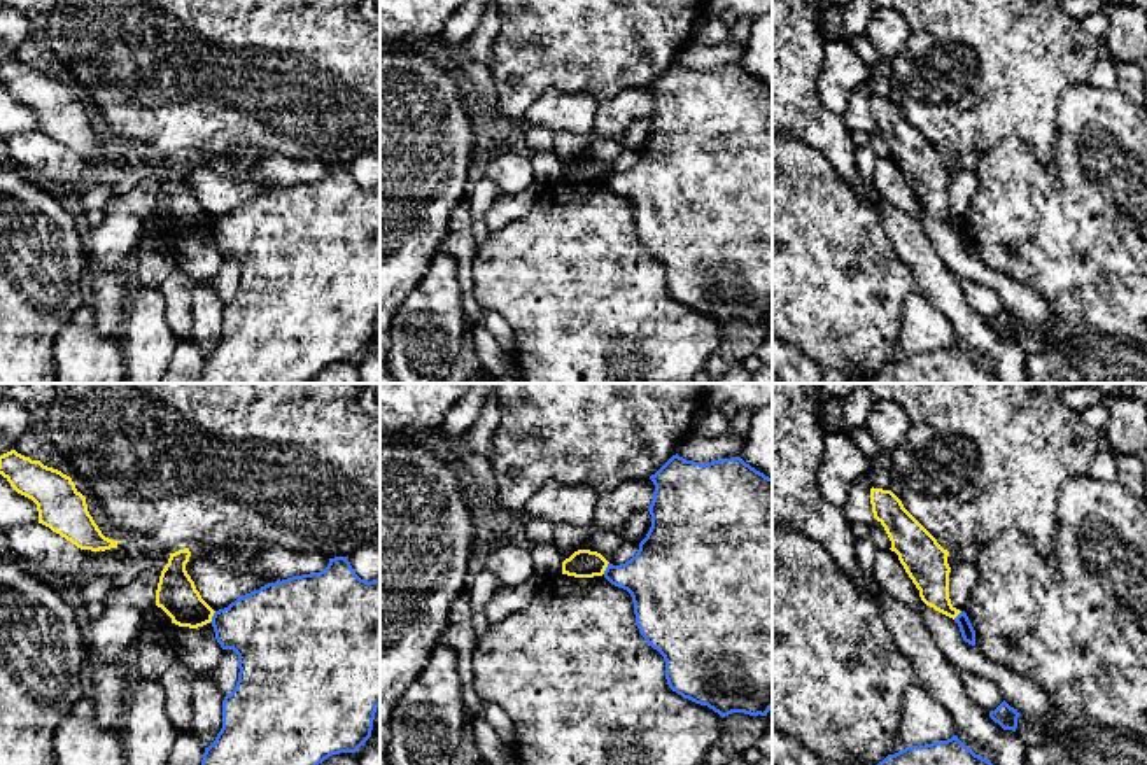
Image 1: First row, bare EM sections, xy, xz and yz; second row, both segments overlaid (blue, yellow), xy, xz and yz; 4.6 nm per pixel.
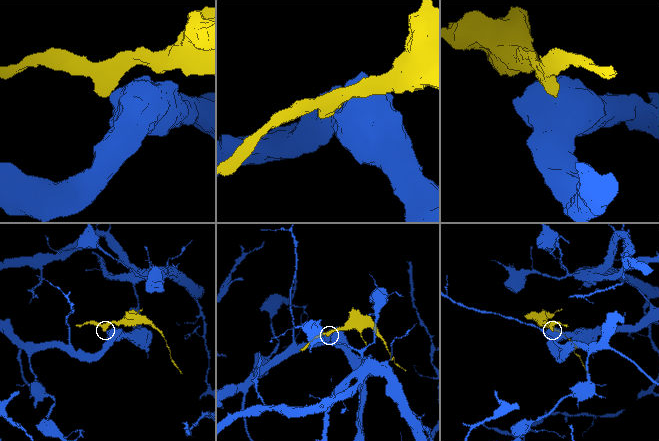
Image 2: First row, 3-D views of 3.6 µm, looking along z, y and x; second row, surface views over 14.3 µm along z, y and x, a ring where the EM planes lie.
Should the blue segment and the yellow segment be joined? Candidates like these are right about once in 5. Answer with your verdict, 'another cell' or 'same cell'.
another cell

